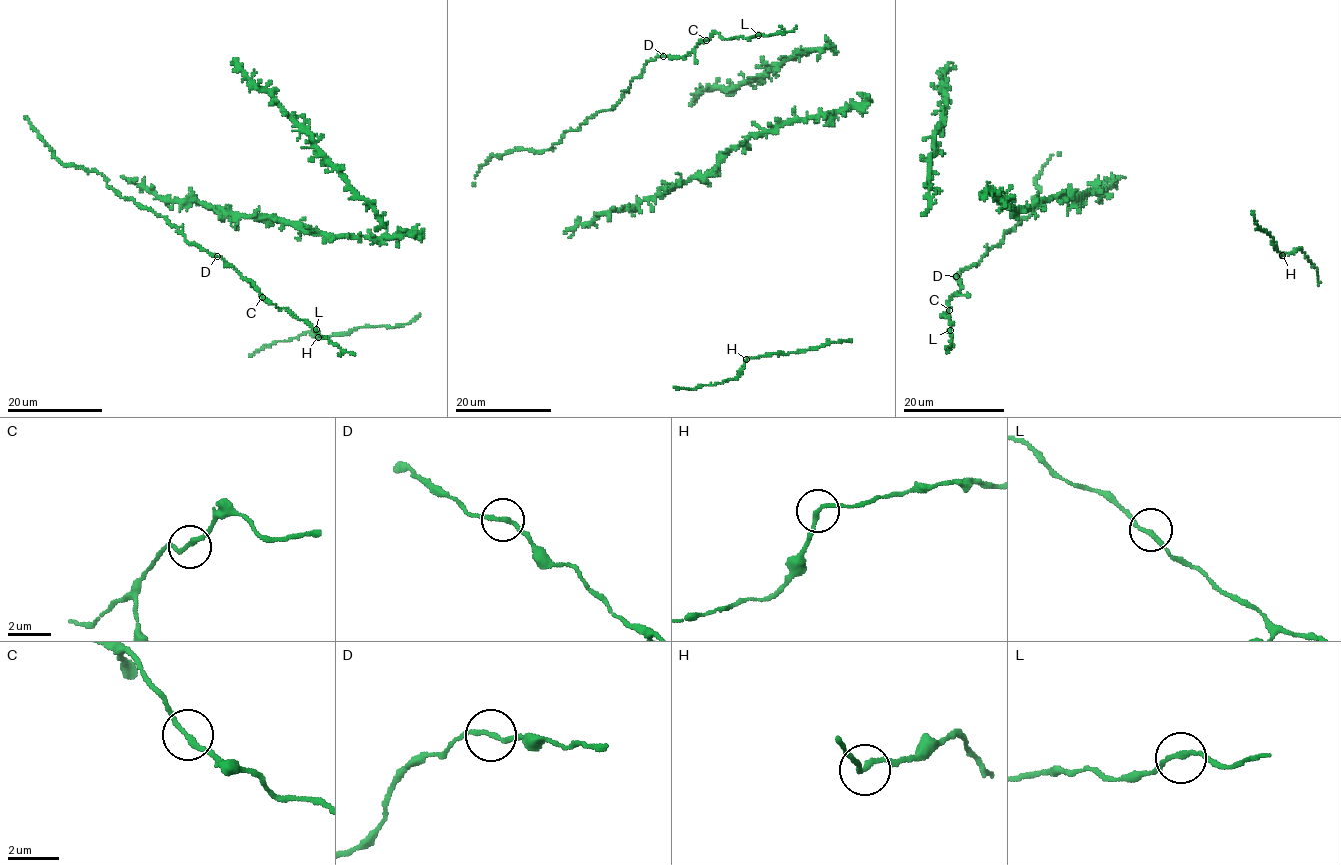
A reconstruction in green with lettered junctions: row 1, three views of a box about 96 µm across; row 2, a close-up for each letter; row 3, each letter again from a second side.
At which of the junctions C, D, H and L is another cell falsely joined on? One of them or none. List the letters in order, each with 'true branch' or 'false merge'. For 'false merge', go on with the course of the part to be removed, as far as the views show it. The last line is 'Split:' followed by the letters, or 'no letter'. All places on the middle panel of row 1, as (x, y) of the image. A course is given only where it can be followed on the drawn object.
C: true branch
D: true branch
H: true branch
L: true branch
Split: no letter

